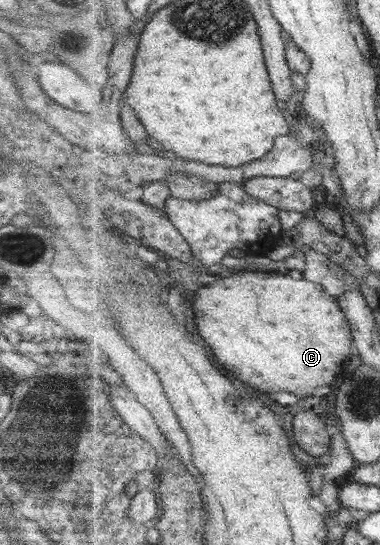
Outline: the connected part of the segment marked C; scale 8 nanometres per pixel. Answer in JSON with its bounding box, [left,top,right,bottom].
[194,272,356,396]

